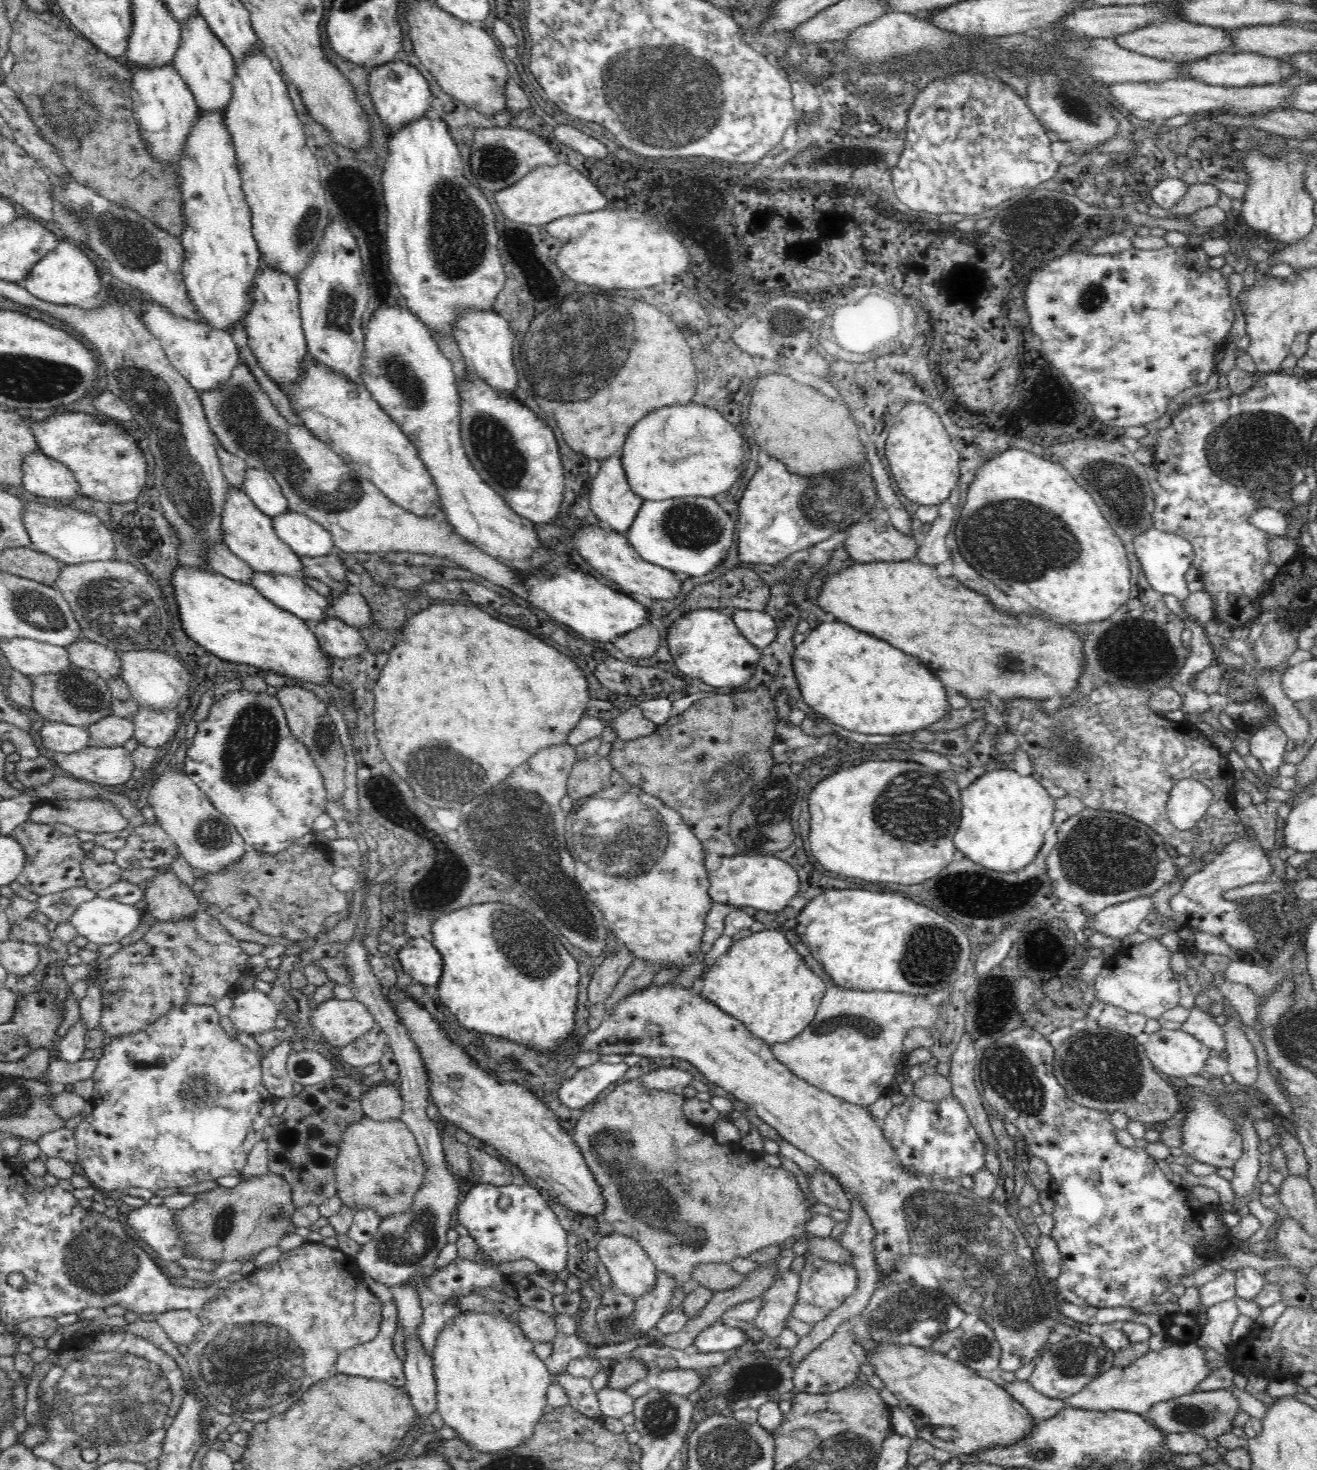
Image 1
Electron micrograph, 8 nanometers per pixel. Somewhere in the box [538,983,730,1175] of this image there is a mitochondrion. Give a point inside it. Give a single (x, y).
(618, 1039)

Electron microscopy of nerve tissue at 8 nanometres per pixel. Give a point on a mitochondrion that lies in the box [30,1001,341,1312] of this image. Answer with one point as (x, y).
(98, 1260)

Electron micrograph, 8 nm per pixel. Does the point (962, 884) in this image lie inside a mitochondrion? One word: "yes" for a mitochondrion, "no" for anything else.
no

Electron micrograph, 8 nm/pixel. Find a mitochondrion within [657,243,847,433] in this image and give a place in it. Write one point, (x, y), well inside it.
(785, 324)

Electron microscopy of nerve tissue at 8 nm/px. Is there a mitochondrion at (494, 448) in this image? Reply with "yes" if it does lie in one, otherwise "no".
yes

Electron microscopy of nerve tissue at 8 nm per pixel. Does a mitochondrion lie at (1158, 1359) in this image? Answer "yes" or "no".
no

